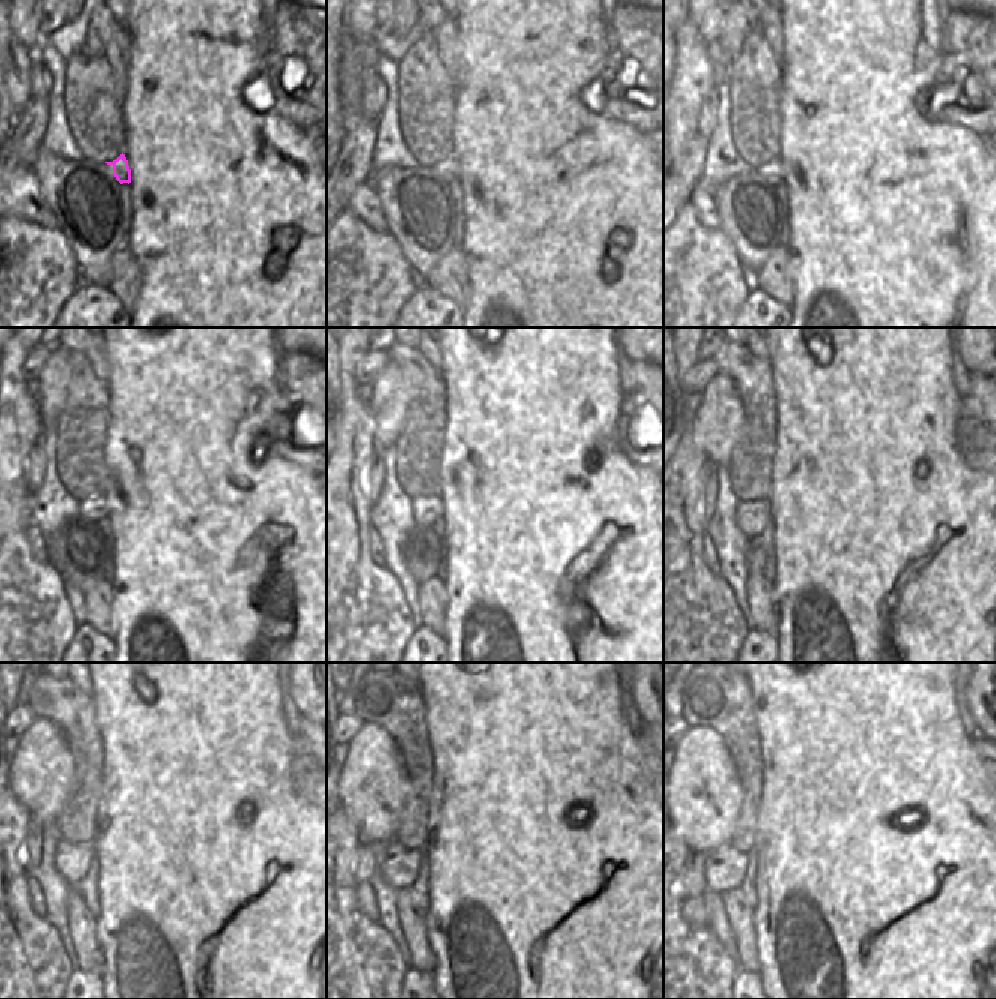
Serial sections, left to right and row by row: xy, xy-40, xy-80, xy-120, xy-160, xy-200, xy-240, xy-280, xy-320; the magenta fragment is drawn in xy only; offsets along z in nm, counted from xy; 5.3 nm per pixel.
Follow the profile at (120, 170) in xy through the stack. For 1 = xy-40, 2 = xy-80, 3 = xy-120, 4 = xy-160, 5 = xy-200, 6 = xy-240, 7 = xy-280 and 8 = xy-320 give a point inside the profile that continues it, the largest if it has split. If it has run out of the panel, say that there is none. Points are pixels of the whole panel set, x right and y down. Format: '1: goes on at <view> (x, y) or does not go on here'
1: goes on at xy-40 (446, 168)
2: goes on at xy-80 (773, 168)
3: goes on at xy-120 (95, 507)
4: goes on at xy-160 (425, 510)
5: goes on at xy-200 (752, 516)
6: goes on at xy-240 (72, 860)
7: goes on at xy-280 (399, 867)
8: goes on at xy-320 (725, 869)

